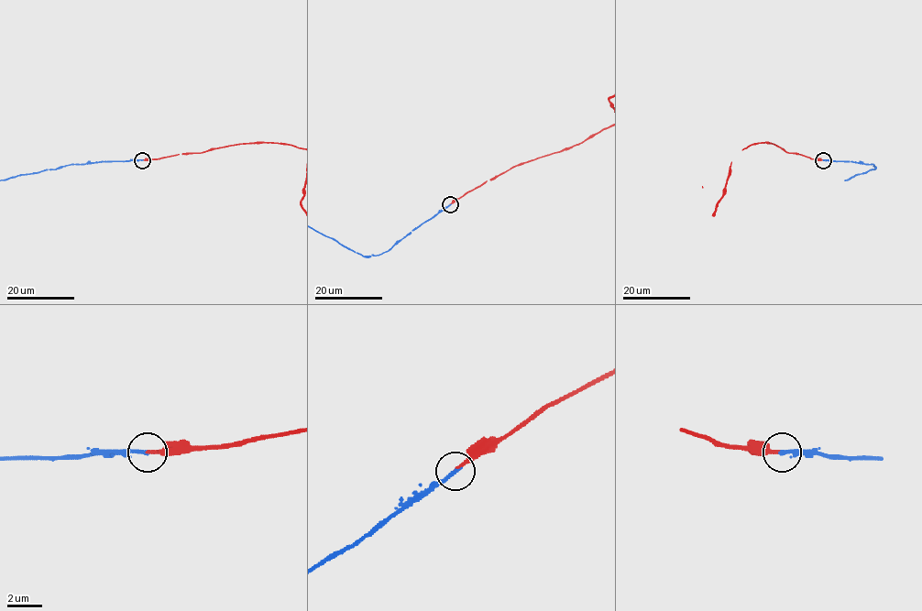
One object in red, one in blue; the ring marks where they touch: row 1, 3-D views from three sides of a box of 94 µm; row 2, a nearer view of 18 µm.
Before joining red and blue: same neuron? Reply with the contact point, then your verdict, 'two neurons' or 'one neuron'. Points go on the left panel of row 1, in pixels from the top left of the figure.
at (142, 160); one neuron

